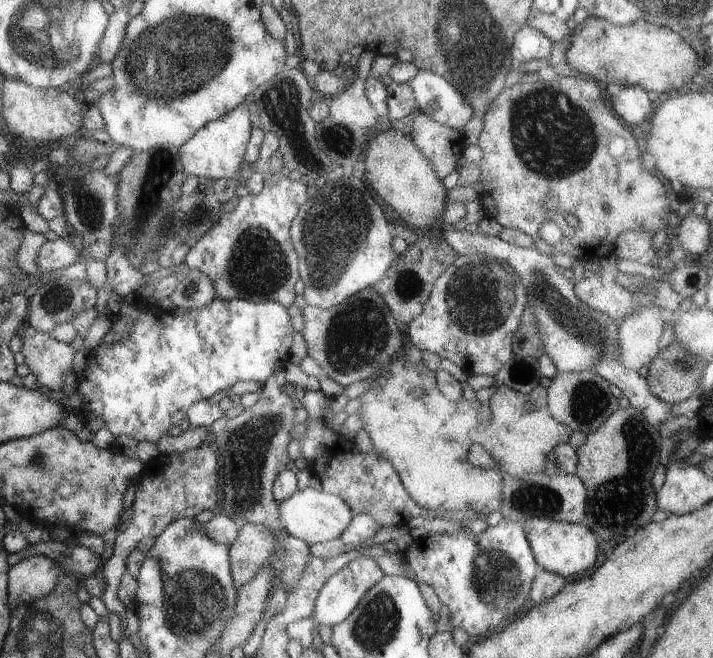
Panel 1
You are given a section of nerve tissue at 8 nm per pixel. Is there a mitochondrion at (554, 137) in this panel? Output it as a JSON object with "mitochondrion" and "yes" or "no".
{"mitochondrion":"yes"}

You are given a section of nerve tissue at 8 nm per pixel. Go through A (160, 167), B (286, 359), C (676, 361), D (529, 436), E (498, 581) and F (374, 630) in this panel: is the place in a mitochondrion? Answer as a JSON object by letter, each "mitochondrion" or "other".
{"A":"mitochondrion","B":"other","C":"mitochondrion","D":"other","E":"mitochondrion","F":"mitochondrion"}

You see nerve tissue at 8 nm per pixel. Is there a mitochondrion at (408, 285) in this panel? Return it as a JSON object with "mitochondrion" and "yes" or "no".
{"mitochondrion":"yes"}

